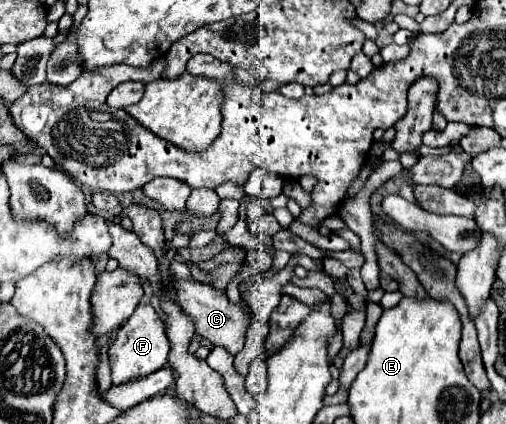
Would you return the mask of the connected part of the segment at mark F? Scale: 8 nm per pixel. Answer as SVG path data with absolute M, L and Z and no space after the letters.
M138 305L126 325L120 329L116 343L110 347L110 369L112 369L112 383L120 385L130 379L154 373L166 365L166 357L170 351L170 341L164 331L164 321L158 317L152 305Z

